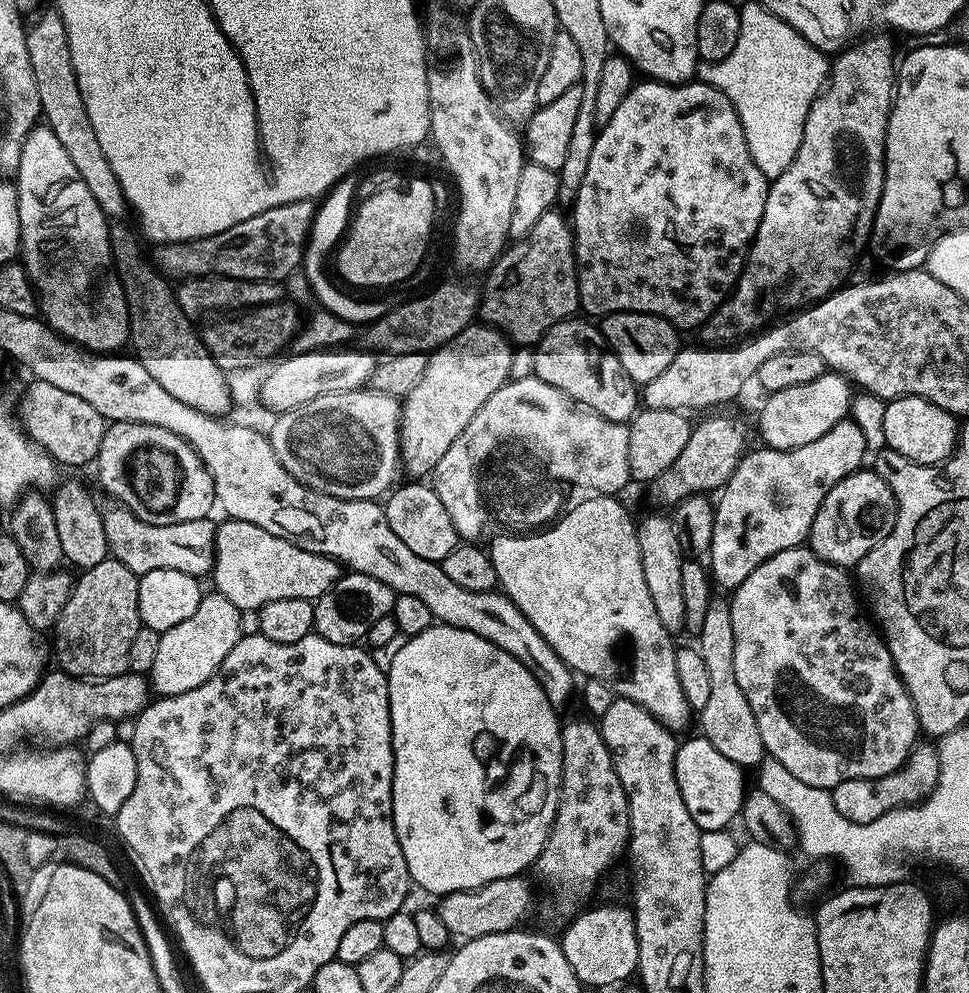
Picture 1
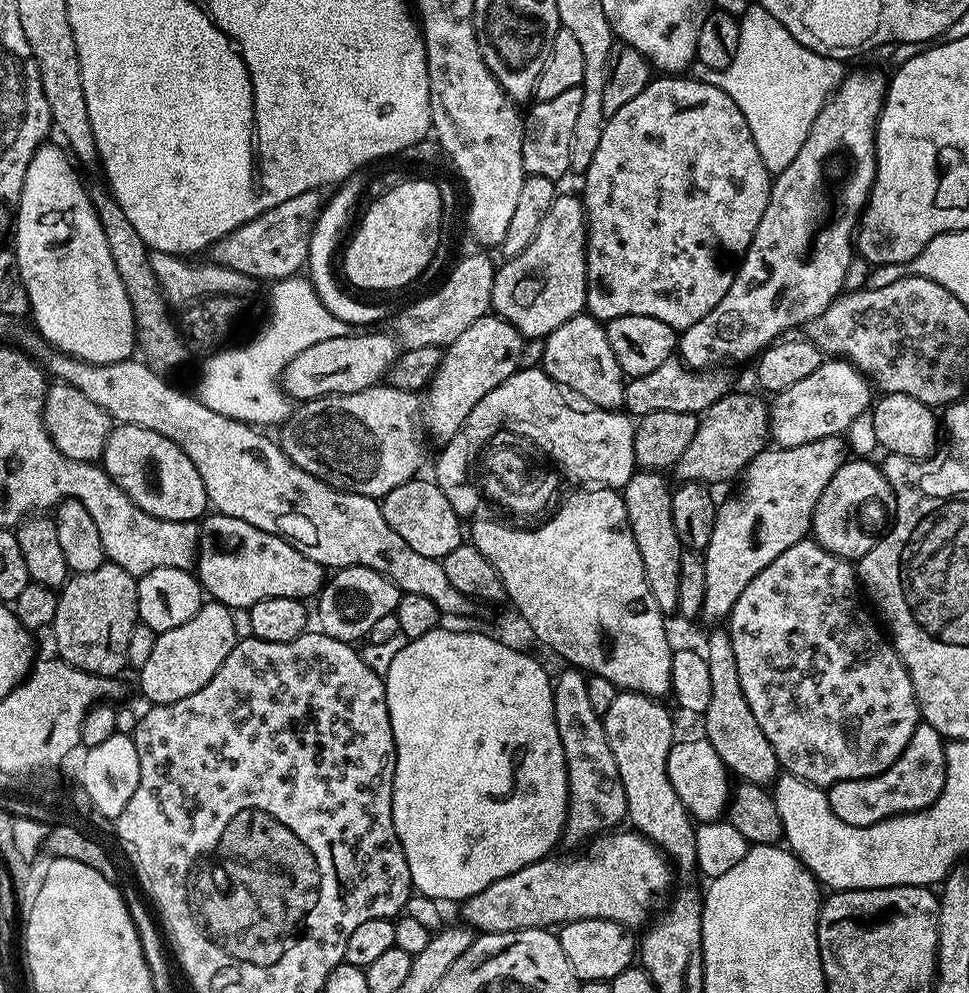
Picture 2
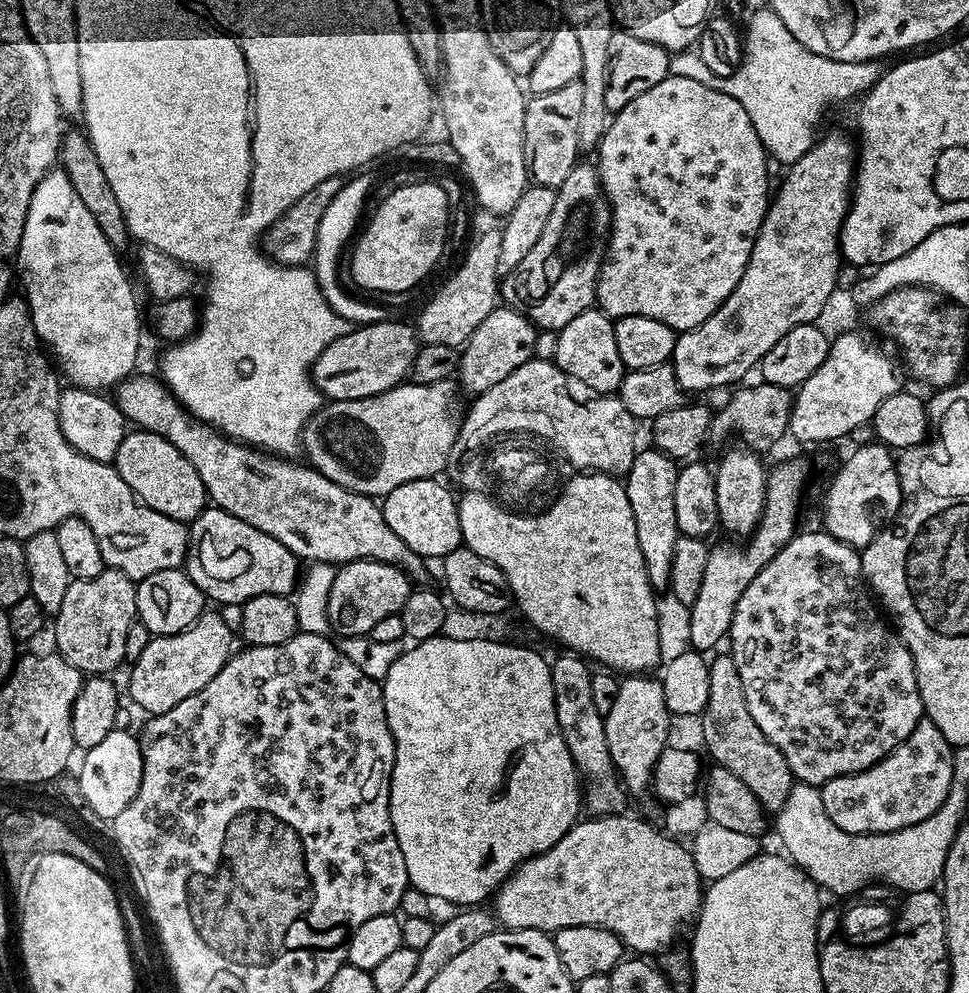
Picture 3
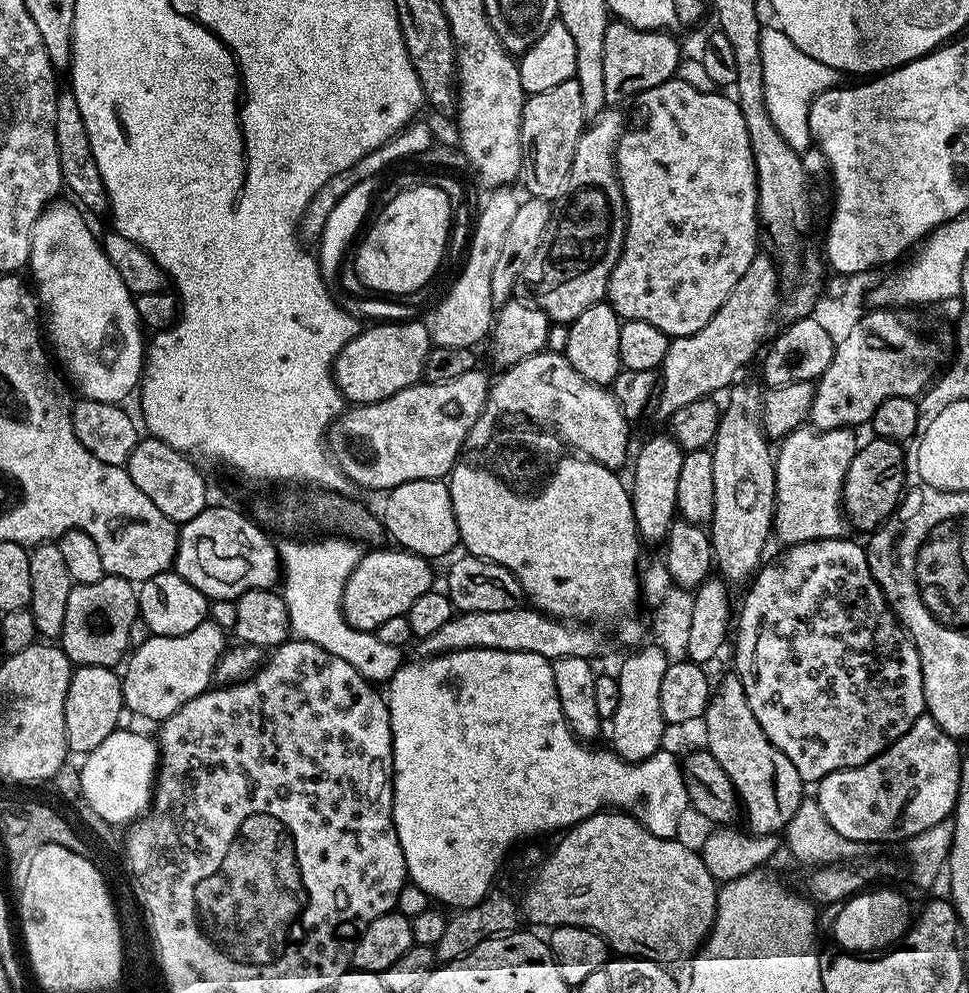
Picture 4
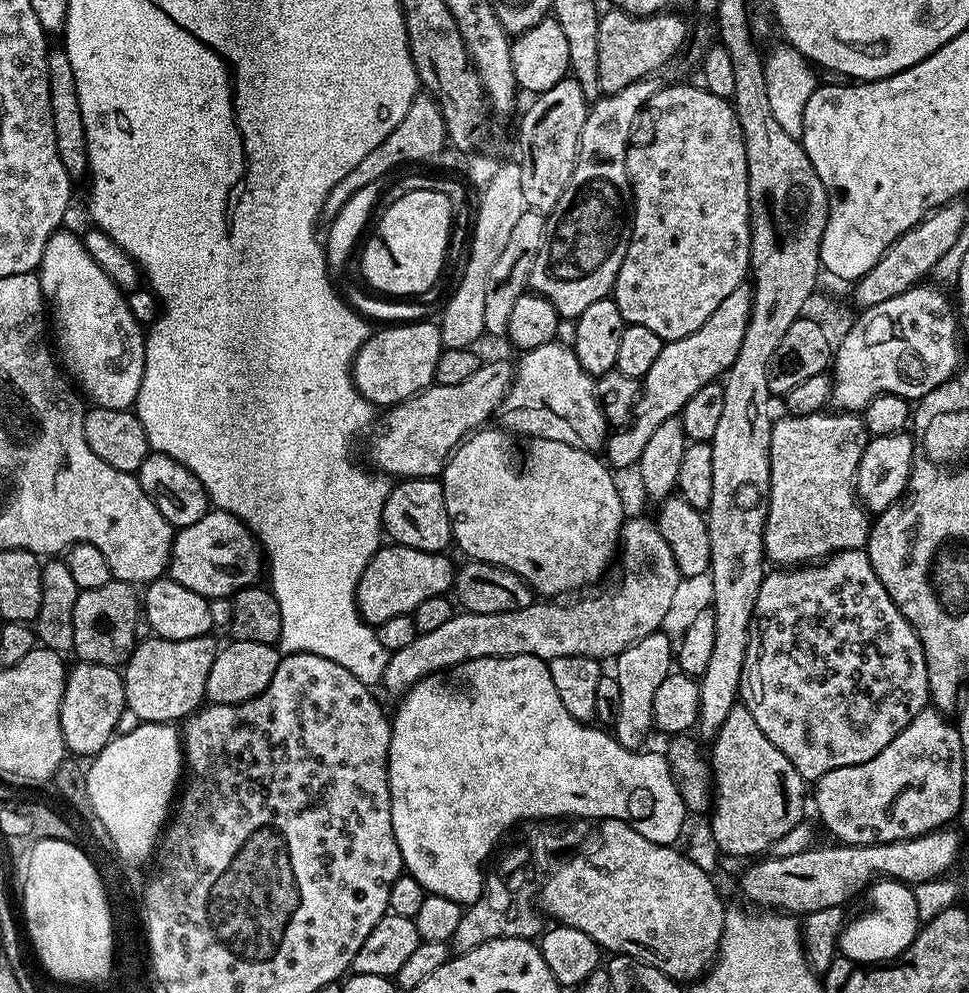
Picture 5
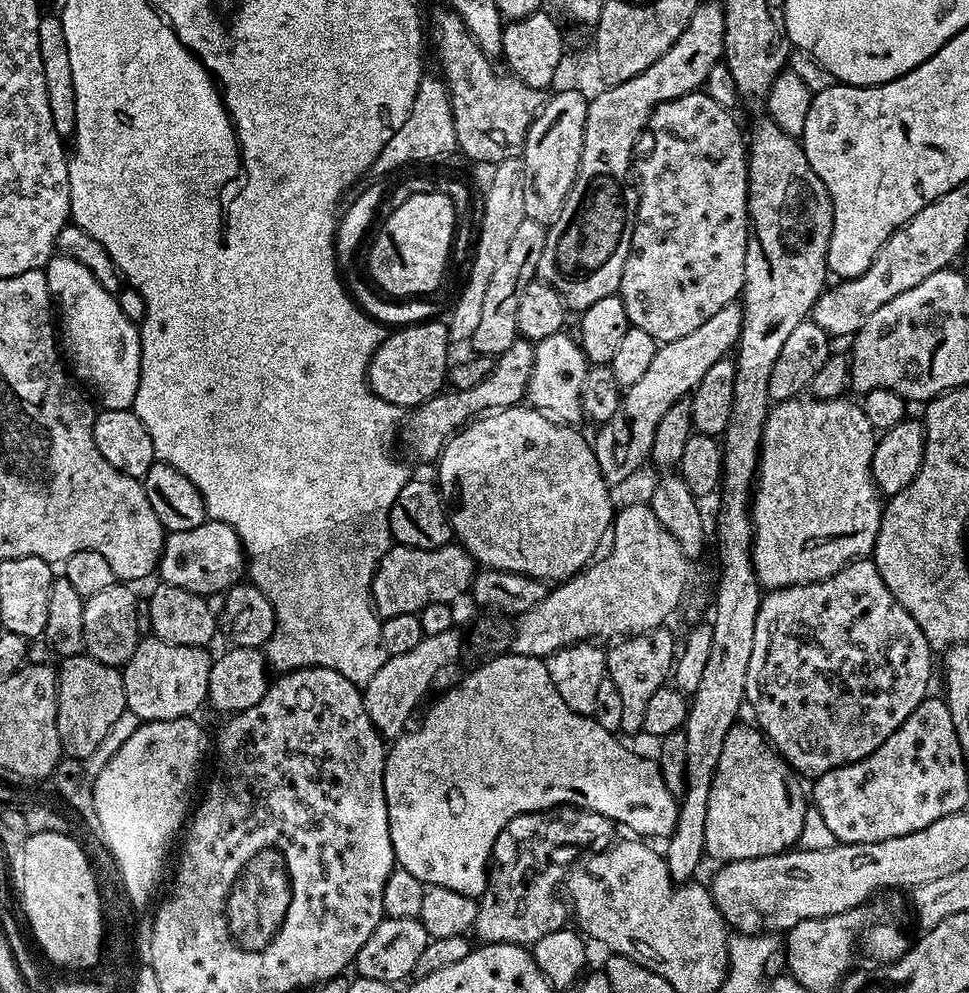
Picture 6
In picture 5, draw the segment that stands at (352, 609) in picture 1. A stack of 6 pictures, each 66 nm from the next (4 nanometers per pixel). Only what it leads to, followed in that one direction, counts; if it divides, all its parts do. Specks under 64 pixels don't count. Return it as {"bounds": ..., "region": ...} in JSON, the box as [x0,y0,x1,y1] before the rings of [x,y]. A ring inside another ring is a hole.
{"bounds":[356,543,457,625],"region":[[[385,543],[370,558],[356,591],[356,609],[365,624],[377,625],[390,618],[411,616],[426,598],[443,596],[453,591],[457,565],[444,552],[423,552],[410,546]]]}

